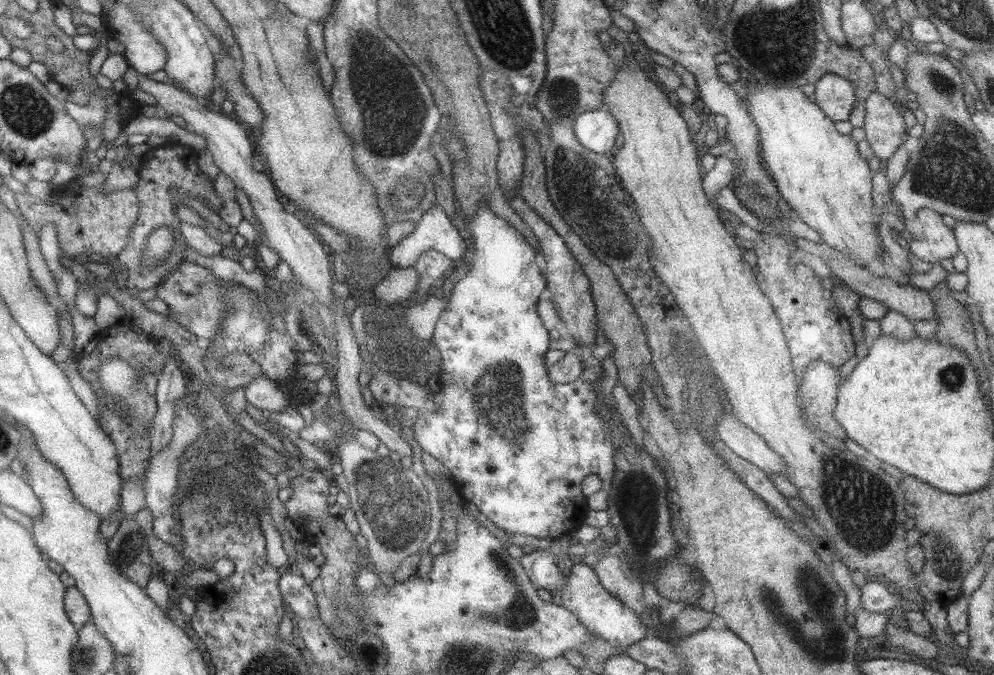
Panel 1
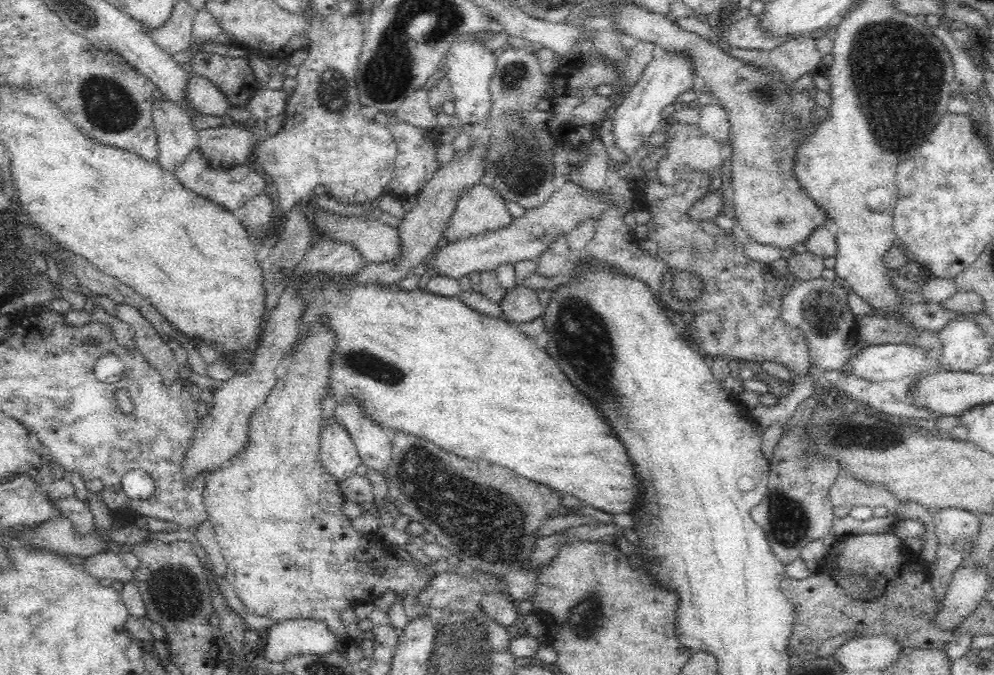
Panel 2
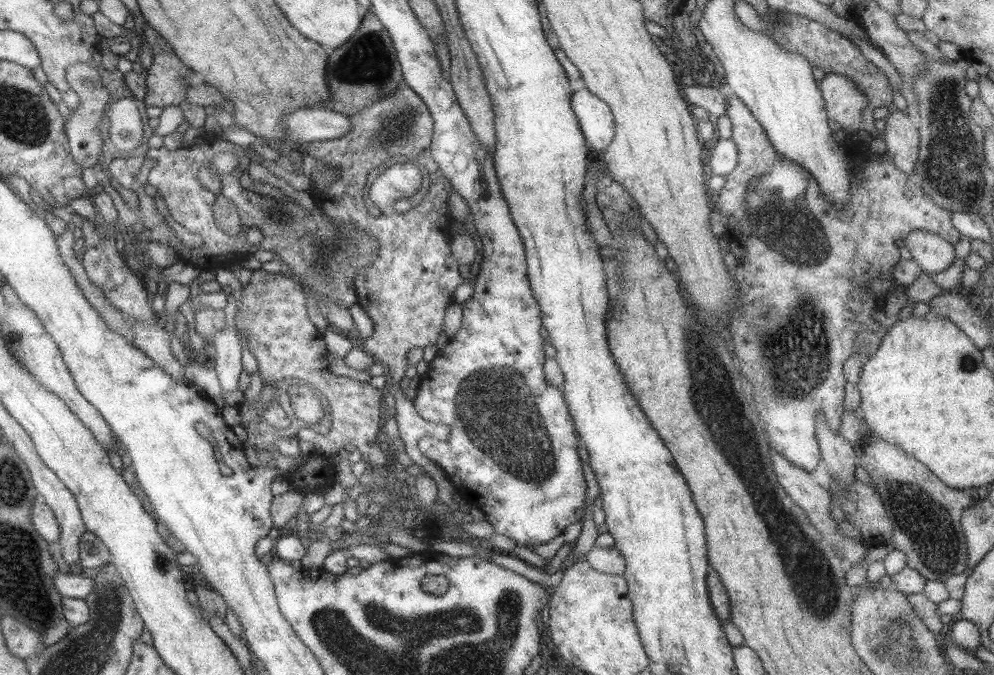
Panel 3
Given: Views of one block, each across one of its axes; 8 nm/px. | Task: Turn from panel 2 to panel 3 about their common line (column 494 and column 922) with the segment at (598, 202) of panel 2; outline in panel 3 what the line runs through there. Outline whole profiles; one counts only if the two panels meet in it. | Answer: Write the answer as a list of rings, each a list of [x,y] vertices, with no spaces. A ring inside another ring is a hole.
[[[912,230],[903,244],[908,248],[915,264],[929,275],[945,271],[955,260],[953,245],[929,231]]]

